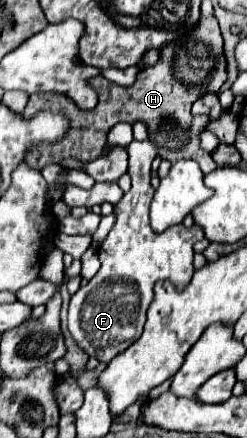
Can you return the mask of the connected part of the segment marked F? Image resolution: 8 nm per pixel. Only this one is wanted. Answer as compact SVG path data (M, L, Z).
M133 141L127 147L127 153L129 153L129 175L133 179L133 185L113 209L115 225L99 247L101 269L85 287L81 287L71 297L71 305L69 305L69 331L71 331L71 335L75 337L77 345L87 355L97 357L97 361L101 361L101 363L109 363L113 357L123 353L135 341L135 333L137 333L137 337L141 337L143 325L145 325L145 313L147 313L149 303L153 301L155 281L167 279L177 287L185 287L191 281L193 271L195 271L193 269L193 245L199 239L203 239L203 231L197 225L193 225L191 229L177 225L177 227L169 227L165 233L155 233L149 227L149 203L153 199L153 193L155 193L149 179L151 179L151 163L157 157L157 147L149 141L143 141L143 143Z

